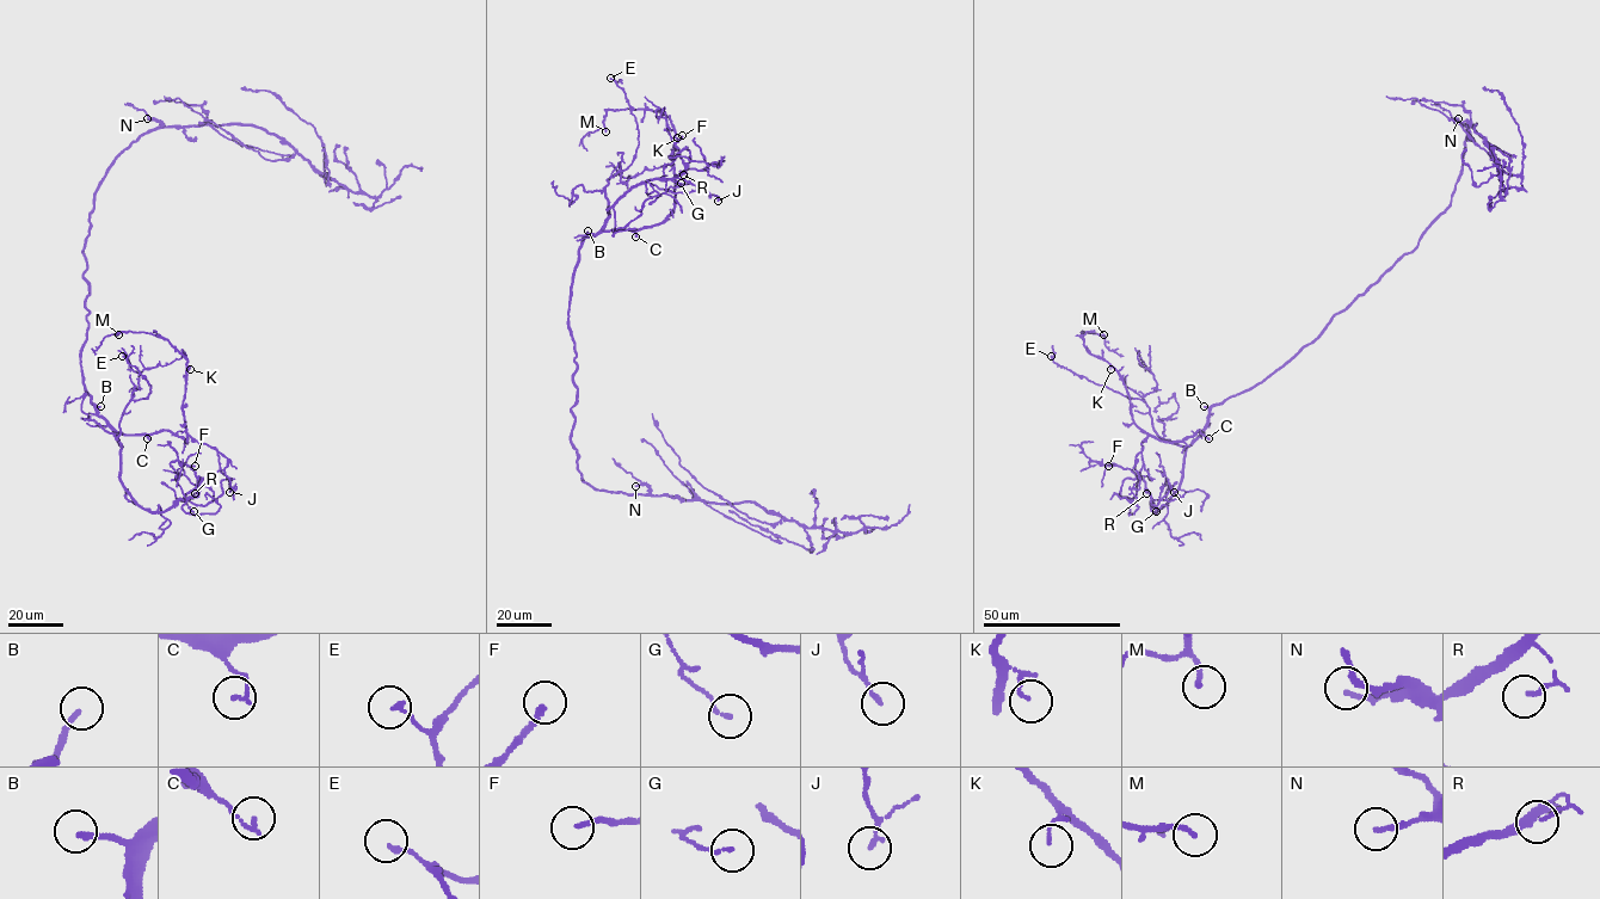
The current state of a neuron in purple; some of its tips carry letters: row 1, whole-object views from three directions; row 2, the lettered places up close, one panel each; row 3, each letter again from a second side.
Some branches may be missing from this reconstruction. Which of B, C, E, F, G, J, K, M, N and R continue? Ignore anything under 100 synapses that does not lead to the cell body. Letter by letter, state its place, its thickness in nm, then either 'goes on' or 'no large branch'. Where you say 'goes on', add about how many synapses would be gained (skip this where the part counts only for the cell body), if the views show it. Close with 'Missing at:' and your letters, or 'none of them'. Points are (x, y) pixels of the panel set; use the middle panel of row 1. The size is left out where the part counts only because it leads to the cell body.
B: place (588, 231); calibre 190 nm; goes on
C: place (635, 236); calibre 120 nm; no large branch
E: place (610, 78); calibre 160 nm; no large branch
F: place (682, 135); calibre 180 nm; no large branch
G: place (681, 183); calibre 120 nm; no large branch
J: place (718, 201); calibre 140 nm; no large branch
K: place (677, 137); calibre 110 nm; no large branch
M: place (605, 131); calibre 160 nm; no large branch
N: place (635, 486); calibre 150 nm; no large branch
R: place (683, 174); calibre 100 nm; no large branch
Missing at: B

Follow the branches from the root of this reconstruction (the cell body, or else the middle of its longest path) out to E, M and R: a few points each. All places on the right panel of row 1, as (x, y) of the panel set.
E: (1364, 294), (1286, 363), (1216, 404), (1207, 425), (1187, 447), (1157, 433), (1144, 400), (1094, 383), (1051, 356)
M: (1364, 294), (1286, 363), (1216, 404), (1202, 435), (1180, 441), (1134, 423), (1122, 377), (1081, 332), (1103, 334)
R: (1364, 294), (1286, 363), (1211, 408), (1207, 425), (1187, 447), (1179, 490), (1157, 511), (1146, 493)

